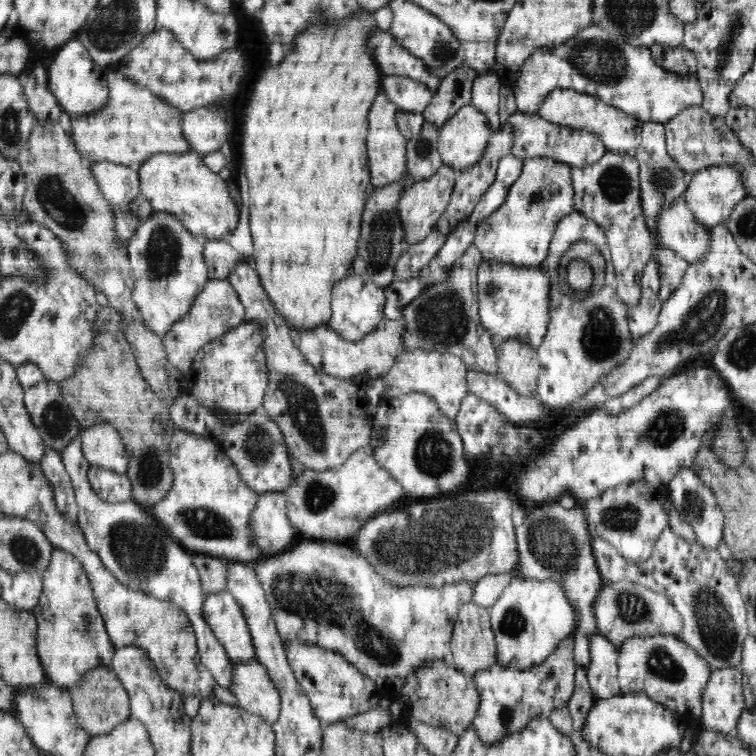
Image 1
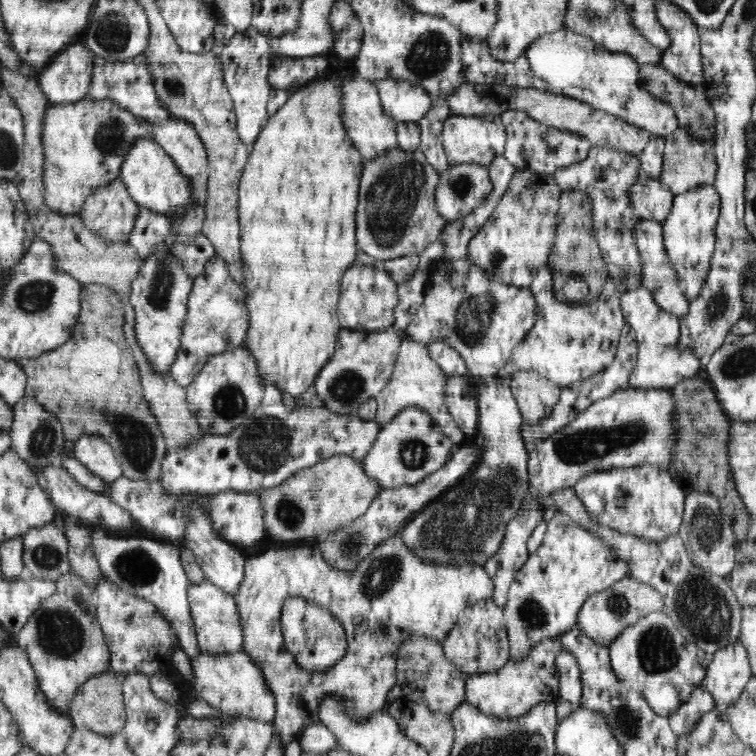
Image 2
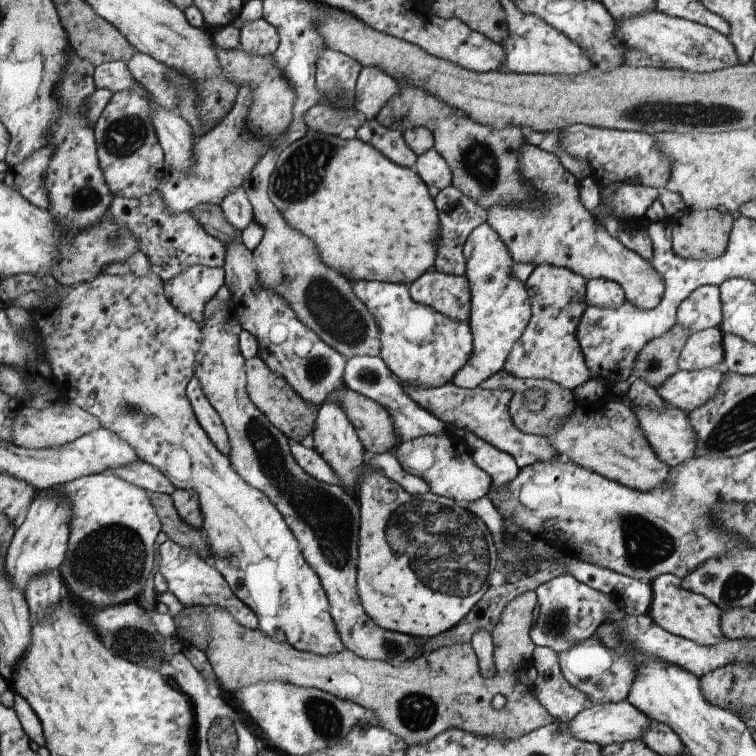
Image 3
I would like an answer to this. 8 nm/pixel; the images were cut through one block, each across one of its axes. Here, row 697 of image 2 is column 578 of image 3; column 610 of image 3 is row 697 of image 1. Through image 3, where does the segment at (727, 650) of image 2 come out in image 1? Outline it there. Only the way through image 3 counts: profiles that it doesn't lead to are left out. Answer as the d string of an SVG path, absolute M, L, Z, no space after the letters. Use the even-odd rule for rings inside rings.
M739 667L712 670L701 706L699 720L702 729L734 734L744 710L742 673Z

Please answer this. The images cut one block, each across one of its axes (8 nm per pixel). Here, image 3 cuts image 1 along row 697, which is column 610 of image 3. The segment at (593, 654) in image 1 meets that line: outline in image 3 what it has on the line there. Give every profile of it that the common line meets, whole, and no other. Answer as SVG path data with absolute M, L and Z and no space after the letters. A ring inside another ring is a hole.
M567 574L542 584L535 594L536 621L531 640L535 646L550 647L557 654L595 635L596 630L604 624L616 606L616 602L607 593L580 583L575 577Z

